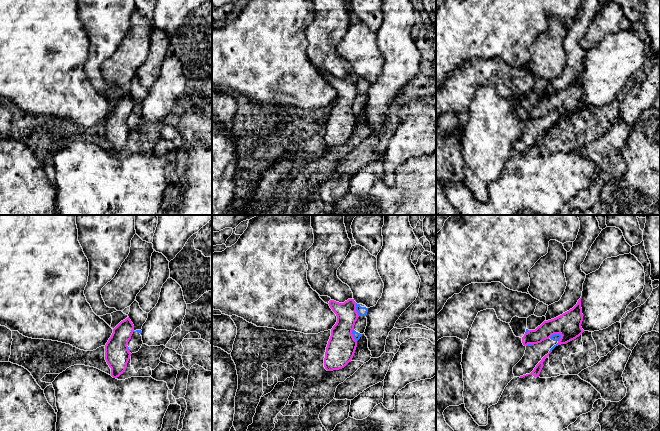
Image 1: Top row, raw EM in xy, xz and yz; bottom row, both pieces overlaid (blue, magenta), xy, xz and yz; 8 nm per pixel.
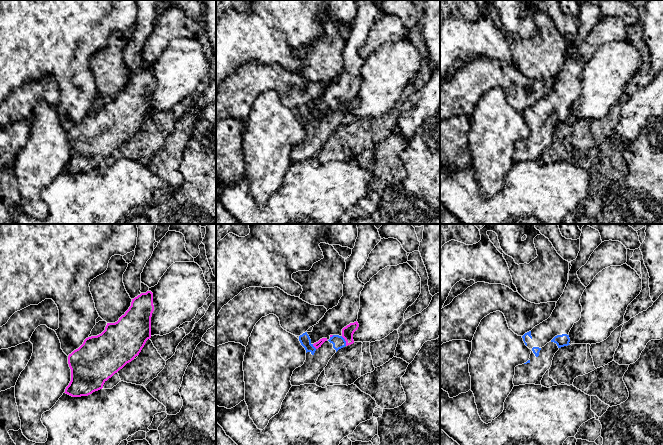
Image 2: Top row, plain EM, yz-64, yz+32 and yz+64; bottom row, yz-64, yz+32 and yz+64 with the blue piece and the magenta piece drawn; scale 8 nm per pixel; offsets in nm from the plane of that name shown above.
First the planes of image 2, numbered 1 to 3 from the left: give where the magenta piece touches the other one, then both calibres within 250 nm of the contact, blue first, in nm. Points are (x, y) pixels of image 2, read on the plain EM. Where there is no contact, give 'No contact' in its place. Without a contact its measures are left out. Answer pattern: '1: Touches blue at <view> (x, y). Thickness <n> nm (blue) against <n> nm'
1: No contact
2: Touches blue at yz+32 (345, 117). Thickness 100 nm (blue) against 100 nm
3: No contact

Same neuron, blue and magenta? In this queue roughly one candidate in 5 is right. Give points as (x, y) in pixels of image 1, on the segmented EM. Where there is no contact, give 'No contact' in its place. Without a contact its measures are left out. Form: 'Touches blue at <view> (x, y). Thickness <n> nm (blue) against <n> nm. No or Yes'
Touches blue at yz (555, 334). Thickness 60 nm (blue) against 200 nm. No

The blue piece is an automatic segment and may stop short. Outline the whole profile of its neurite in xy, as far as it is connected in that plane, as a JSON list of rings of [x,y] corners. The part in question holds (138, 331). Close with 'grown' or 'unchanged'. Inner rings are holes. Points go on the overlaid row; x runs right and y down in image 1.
[[[135,300],[130,306],[128,317],[134,325],[134,332],[127,345],[129,352],[132,354],[138,352],[143,344],[141,329],[148,318],[148,313],[144,312]]]; grown

